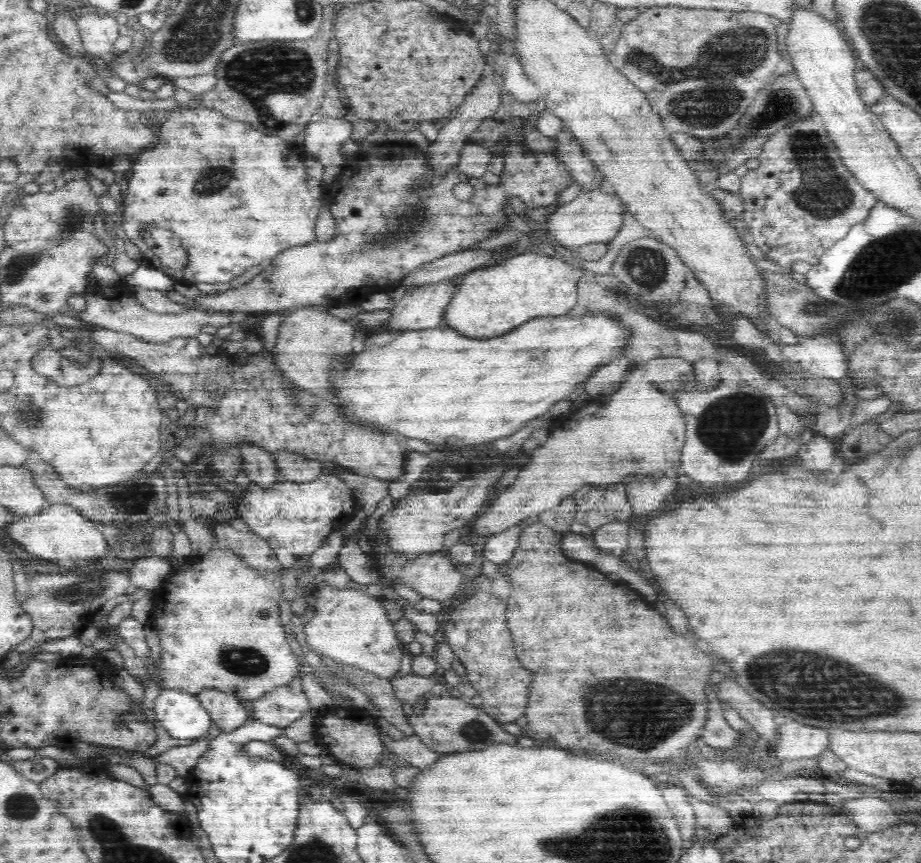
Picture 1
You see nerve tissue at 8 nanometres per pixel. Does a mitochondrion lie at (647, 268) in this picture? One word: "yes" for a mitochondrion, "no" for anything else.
yes

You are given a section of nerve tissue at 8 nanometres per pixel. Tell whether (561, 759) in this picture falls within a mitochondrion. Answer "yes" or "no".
no

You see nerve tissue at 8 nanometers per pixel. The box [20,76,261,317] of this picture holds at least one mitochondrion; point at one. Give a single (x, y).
(212, 180)

